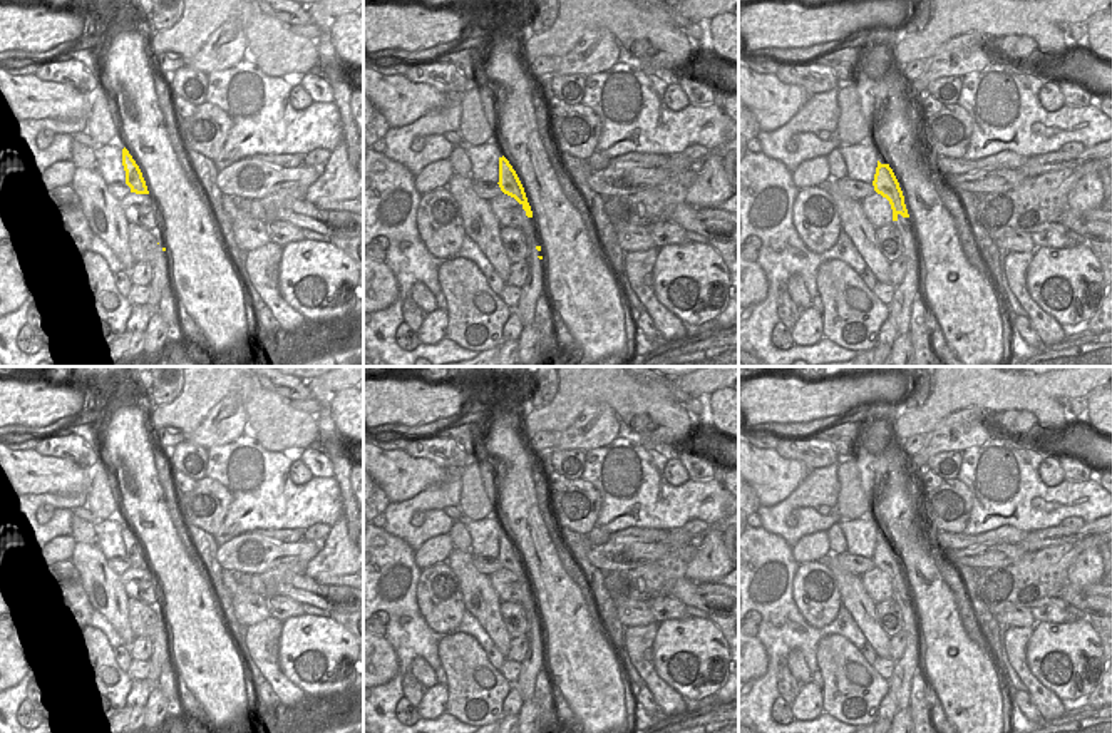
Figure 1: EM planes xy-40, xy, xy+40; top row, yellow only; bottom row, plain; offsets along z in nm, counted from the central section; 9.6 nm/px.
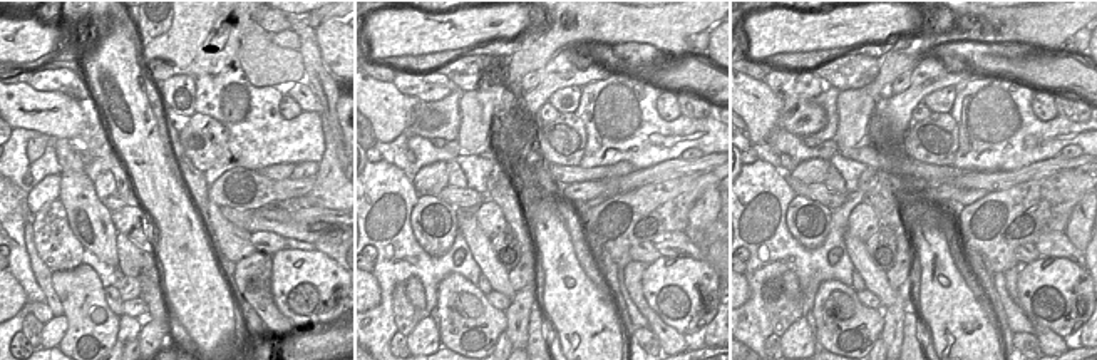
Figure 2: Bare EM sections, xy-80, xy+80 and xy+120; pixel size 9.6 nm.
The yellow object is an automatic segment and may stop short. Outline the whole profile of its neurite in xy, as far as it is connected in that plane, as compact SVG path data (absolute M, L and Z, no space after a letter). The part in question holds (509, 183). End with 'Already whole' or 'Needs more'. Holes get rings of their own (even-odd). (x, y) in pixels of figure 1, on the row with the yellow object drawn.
M504 156L499 157L499 182L497 184L504 194L514 197L523 206L528 218L533 218L533 211L528 202L524 187L516 174L516 171L512 169L512 166L509 164L509 161Z. Already whole

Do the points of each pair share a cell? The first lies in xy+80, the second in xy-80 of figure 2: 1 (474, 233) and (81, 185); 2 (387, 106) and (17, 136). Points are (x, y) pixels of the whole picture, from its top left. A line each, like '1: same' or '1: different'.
1: same
2: different

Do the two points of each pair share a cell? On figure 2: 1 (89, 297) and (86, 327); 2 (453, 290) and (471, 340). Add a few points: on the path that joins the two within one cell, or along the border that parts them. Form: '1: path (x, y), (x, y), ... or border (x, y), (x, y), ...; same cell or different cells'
1: path (87, 303), (87, 320); same cell
2: path (451, 302), (451, 320), (459, 329); same cell

